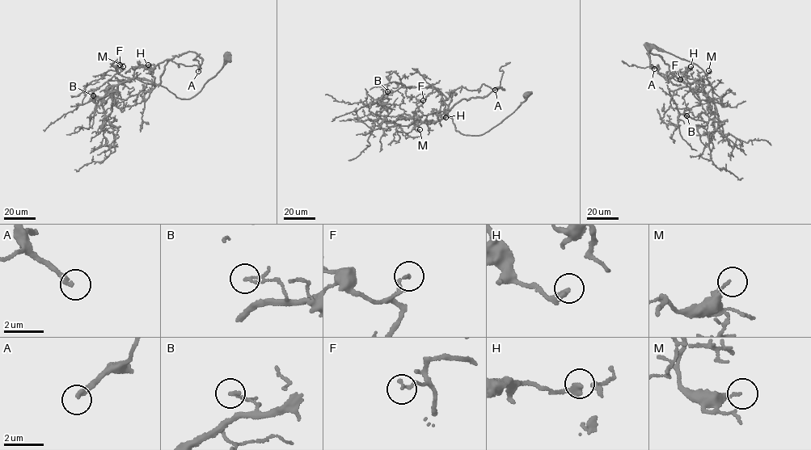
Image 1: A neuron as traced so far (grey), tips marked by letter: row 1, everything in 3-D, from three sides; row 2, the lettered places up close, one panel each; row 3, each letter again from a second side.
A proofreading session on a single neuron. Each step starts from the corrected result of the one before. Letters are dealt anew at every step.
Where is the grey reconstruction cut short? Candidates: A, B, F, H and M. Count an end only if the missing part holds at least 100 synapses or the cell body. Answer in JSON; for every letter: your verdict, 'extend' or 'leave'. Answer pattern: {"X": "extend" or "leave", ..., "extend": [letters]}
{"A": "extend", "B": "leave", "F": "leave", "H": "leave", "M": "leave", "extend": ["A"]}

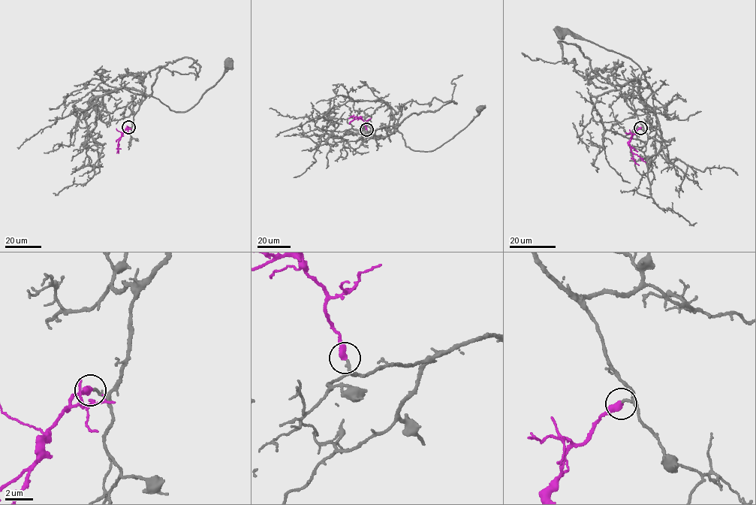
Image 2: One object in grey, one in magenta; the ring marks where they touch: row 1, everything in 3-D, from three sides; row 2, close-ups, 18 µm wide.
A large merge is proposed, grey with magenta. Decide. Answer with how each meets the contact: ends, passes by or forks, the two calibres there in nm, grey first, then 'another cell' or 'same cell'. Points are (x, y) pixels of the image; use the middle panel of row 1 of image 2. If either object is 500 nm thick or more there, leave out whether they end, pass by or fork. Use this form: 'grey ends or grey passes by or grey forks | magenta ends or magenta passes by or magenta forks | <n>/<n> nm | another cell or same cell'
grey ends | magenta ends | 190/480 nm | same cell

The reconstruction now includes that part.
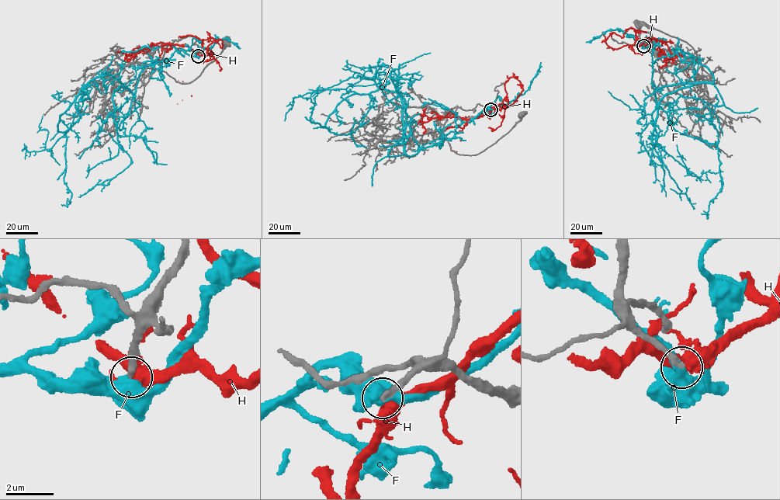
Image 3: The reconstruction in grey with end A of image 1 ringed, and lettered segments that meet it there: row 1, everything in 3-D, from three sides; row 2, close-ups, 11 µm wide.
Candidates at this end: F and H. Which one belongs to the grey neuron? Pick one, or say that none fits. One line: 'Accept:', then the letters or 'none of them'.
Accept: none of them

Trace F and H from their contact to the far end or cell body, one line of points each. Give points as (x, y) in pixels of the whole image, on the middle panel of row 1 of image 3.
F: (490, 109), (469, 122), (447, 109), (457, 132), (409, 156), (396, 92), (344, 98), (328, 130), (310, 96)
H: (490, 109), (488, 116), (485, 114), (468, 119), (462, 128), (450, 126), (444, 141)

